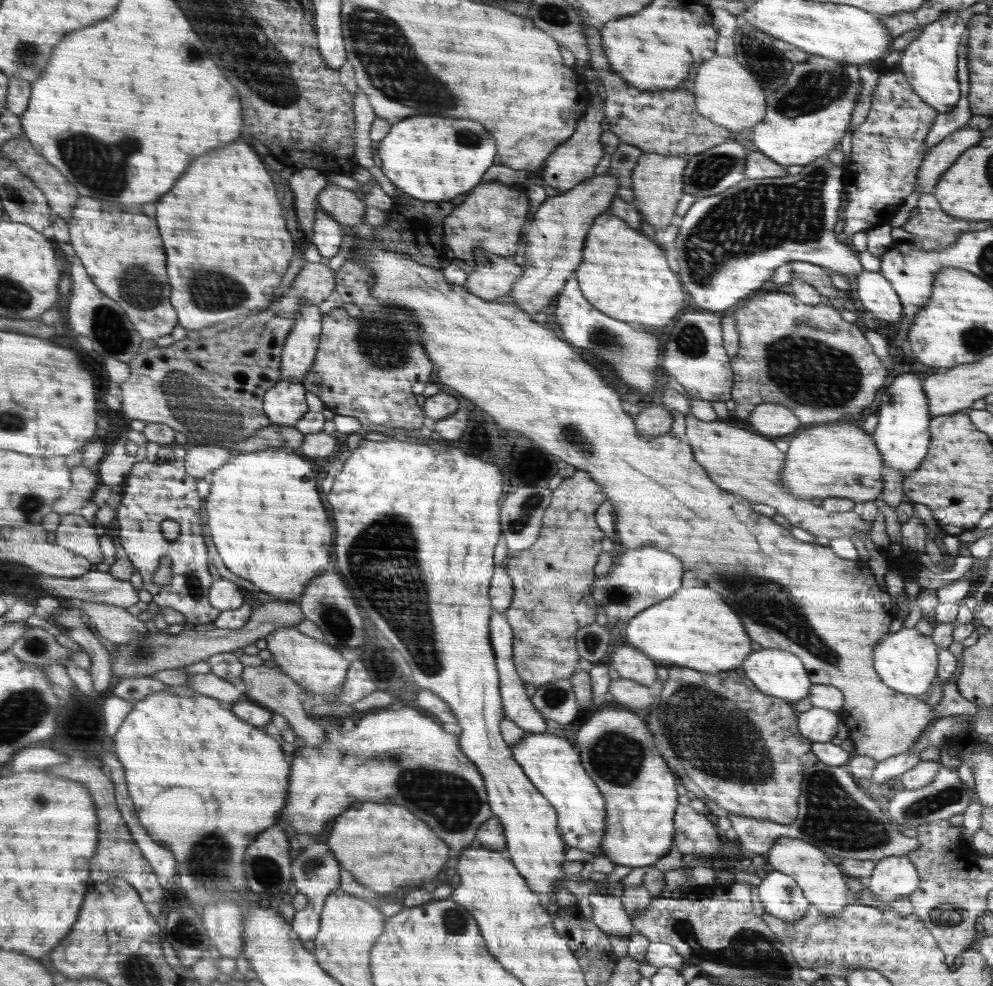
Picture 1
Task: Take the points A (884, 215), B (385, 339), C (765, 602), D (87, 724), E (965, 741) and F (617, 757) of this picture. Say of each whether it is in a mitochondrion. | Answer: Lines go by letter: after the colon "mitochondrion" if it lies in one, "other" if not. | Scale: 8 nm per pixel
A: other
B: mitochondrion
C: mitochondrion
D: other
E: other
F: mitochondrion

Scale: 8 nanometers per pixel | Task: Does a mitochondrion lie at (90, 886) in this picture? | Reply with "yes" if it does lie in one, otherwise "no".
no

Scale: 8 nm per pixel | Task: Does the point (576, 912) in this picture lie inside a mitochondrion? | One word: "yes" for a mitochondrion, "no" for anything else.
no

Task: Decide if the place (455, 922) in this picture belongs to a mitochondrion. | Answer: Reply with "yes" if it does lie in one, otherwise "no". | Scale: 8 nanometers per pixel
yes

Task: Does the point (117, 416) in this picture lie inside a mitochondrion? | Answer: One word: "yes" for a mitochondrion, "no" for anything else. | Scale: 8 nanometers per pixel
no

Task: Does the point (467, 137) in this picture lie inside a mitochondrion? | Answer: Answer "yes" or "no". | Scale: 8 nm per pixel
yes

